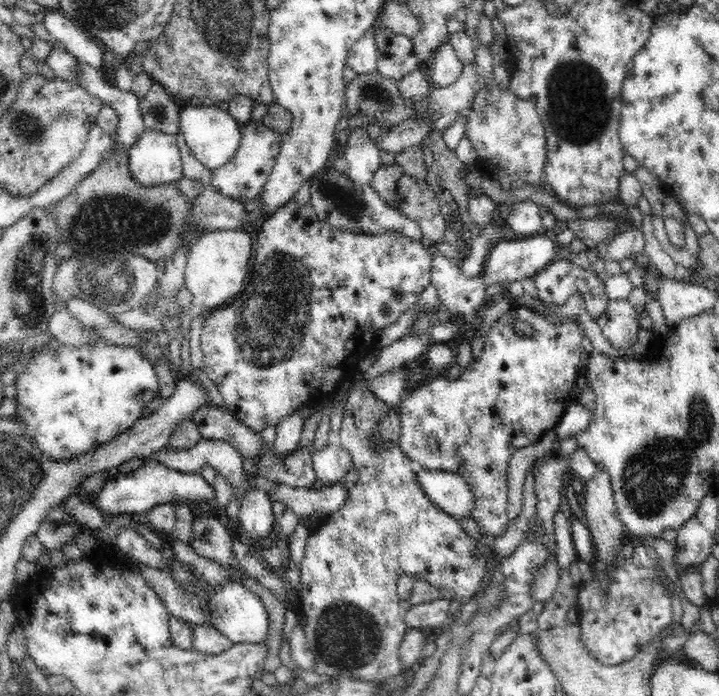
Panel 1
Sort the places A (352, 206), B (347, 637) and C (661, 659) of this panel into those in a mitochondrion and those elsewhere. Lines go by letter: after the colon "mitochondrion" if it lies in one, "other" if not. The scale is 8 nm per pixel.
A: mitochondrion
B: mitochondrion
C: other

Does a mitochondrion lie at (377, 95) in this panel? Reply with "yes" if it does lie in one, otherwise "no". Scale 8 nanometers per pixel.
yes

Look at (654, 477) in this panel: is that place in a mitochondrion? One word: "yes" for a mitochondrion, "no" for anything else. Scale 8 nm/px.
yes

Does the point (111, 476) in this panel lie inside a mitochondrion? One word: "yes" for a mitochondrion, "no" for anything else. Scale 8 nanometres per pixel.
no

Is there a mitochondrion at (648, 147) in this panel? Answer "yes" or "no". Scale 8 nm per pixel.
no

